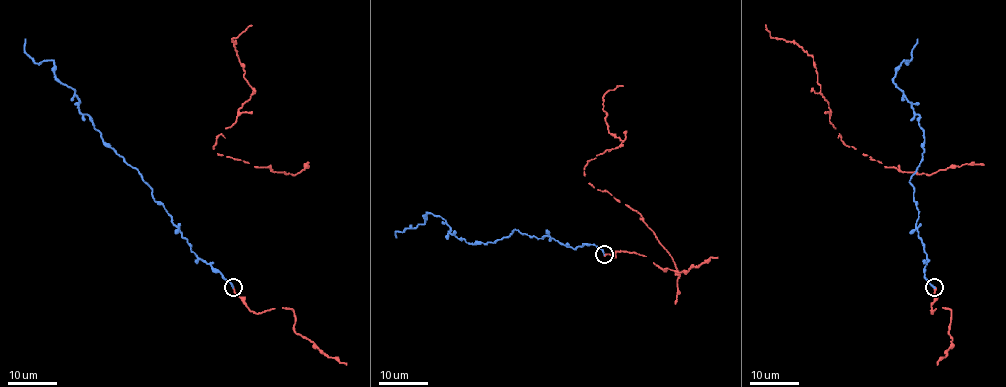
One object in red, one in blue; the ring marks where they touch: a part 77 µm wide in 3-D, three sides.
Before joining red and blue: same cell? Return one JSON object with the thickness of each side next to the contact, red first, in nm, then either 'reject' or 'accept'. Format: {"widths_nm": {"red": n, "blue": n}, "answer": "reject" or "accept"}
{"widths_nm": {"red": 200, "blue": 190}, "answer": "accept"}

